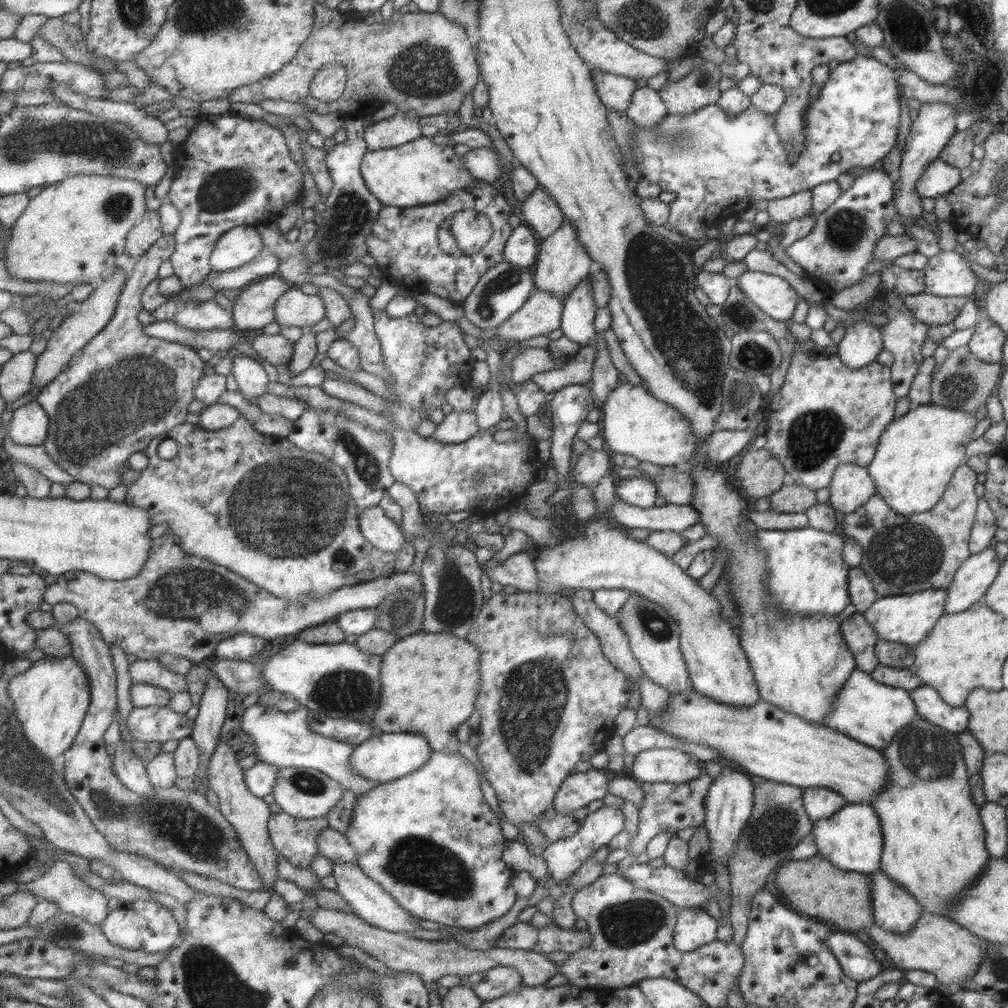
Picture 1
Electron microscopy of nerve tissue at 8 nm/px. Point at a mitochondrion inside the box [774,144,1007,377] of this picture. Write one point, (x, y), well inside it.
(845, 230)

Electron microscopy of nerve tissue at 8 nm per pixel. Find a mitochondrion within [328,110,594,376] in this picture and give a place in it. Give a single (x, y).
(501, 283)

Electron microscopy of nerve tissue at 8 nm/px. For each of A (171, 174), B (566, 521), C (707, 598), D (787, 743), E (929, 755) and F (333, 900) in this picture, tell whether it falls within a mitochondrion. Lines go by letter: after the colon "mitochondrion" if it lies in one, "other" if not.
A: other
B: other
C: other
D: other
E: mitochondrion
F: other

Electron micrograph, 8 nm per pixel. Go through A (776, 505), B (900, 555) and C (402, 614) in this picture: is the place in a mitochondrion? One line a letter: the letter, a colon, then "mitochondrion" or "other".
A: other
B: mitochondrion
C: mitochondrion

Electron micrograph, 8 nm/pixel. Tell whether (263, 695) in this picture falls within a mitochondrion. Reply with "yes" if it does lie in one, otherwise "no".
no

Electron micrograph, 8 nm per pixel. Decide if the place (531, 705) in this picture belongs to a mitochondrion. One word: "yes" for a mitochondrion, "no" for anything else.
yes

